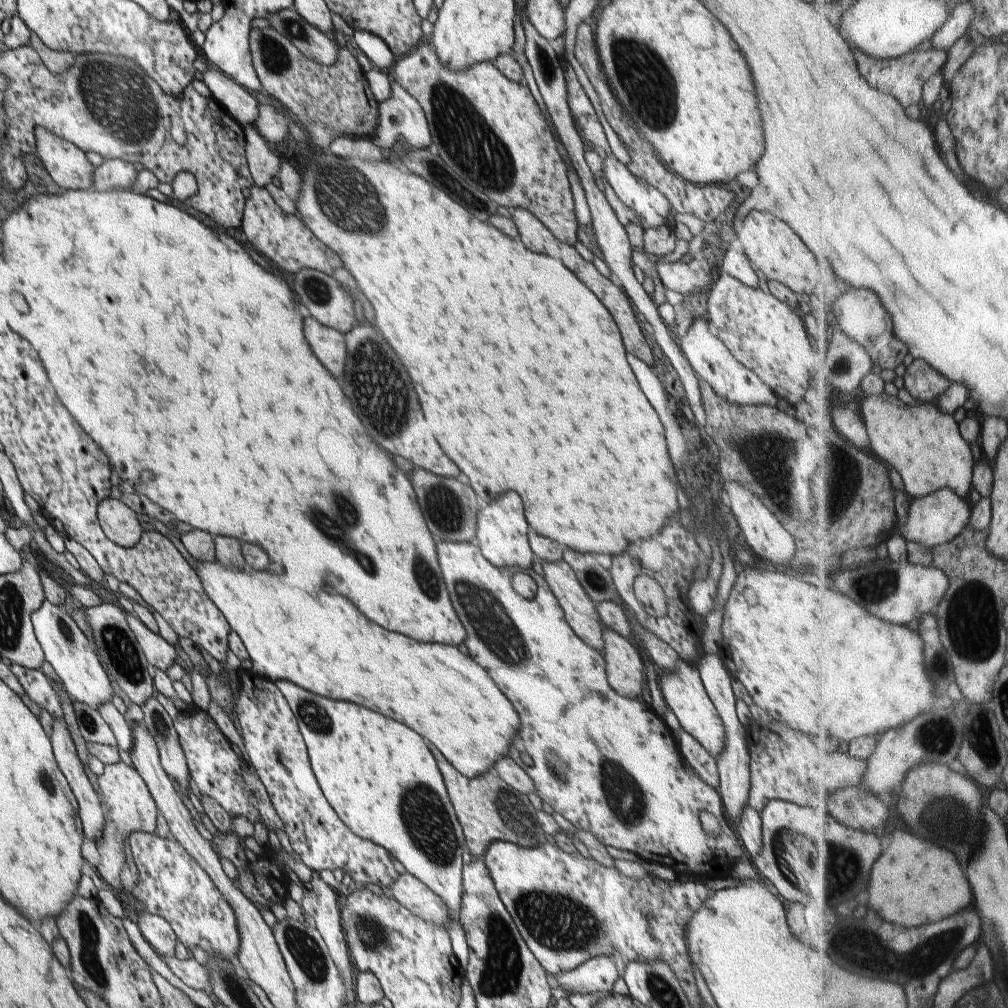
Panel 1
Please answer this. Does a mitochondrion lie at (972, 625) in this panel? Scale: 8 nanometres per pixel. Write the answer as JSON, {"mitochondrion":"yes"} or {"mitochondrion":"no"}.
{"mitochondrion":"yes"}

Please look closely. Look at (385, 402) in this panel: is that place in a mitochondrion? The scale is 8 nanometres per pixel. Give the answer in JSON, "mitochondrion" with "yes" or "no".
{"mitochondrion":"yes"}

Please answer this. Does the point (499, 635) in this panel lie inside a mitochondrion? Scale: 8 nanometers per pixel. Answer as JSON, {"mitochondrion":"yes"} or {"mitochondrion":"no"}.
{"mitochondrion":"yes"}

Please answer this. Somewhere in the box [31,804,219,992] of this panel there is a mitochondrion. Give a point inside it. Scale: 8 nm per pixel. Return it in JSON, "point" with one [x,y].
{"point":[88,929]}

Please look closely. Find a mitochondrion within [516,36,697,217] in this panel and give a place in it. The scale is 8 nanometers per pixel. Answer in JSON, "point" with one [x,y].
{"point":[545,68]}

